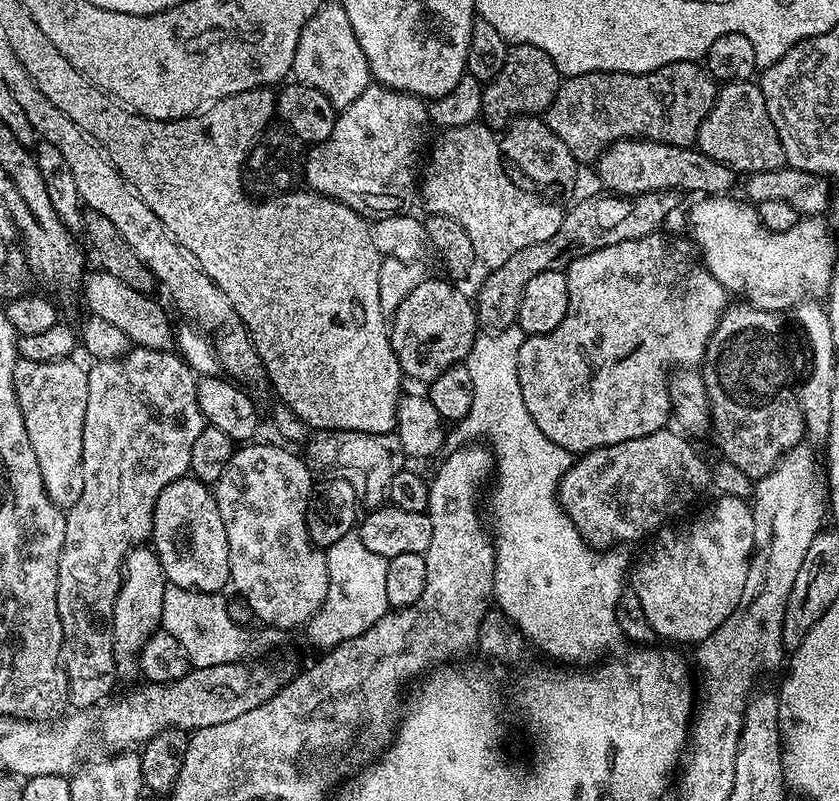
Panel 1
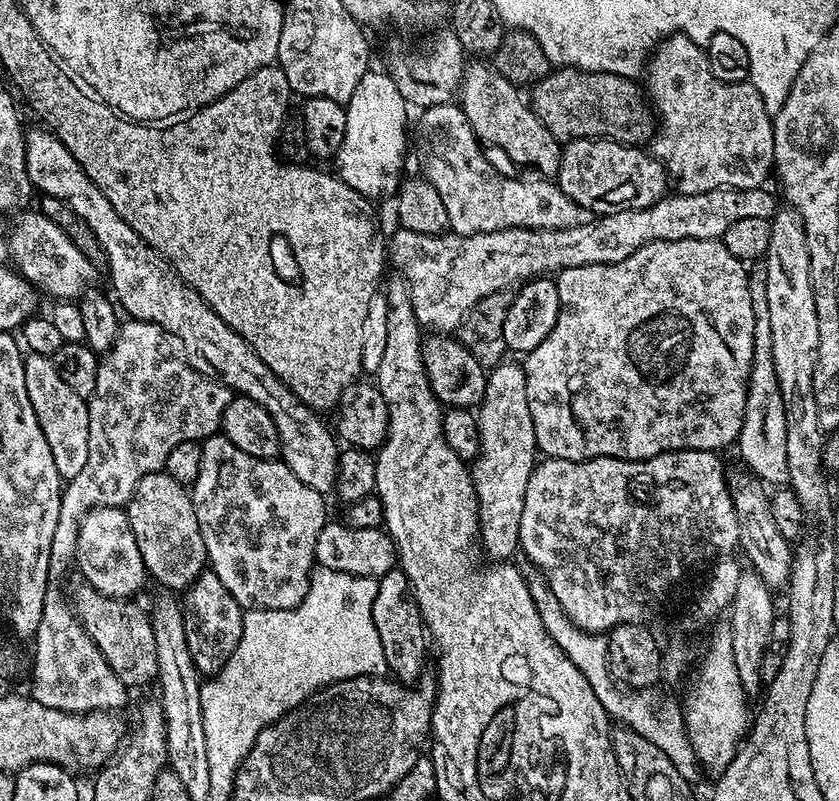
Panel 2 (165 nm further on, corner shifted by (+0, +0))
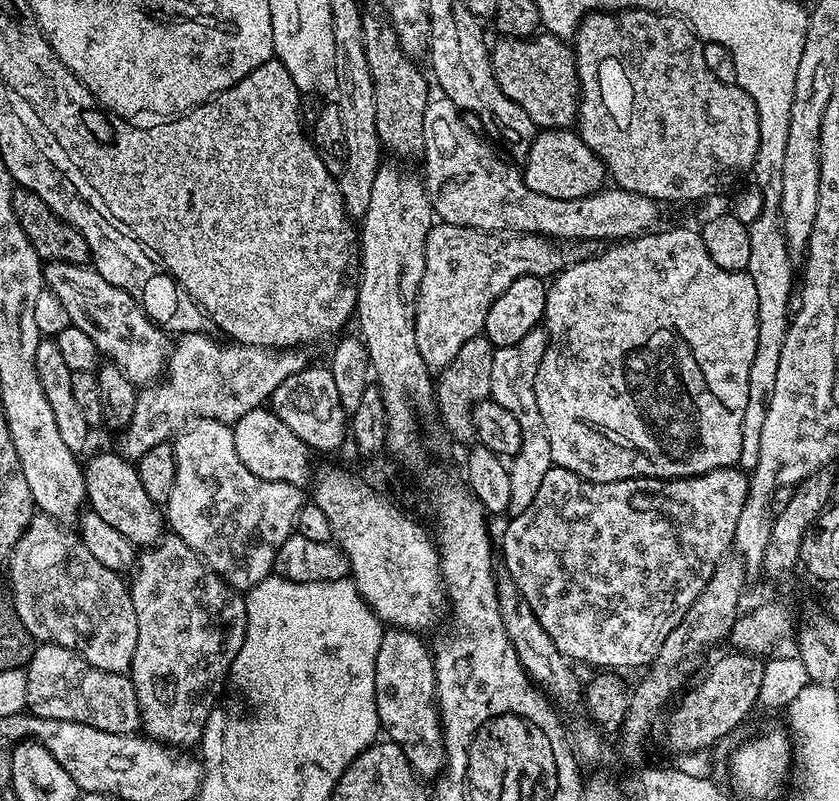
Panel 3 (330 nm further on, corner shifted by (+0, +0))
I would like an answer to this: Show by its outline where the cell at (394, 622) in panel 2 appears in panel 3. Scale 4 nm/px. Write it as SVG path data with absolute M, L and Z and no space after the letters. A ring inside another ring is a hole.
M389 627L385 631L374 670L376 709L383 735L404 751L417 776L436 778L446 763L444 733L436 702L434 656L420 640L423 639L417 633L405 632L403 628Z

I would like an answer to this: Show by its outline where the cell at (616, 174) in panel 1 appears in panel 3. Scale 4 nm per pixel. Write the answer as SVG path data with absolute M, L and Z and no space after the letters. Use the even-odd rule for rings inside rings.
M566 128L537 131L530 154L522 162L522 175L530 190L562 201L588 197L601 191L608 180L607 168L590 150L590 146L582 142L579 131Z

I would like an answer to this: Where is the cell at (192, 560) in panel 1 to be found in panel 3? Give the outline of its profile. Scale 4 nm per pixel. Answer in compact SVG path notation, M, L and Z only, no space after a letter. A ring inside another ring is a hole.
M119 451L100 452L92 456L83 465L84 485L88 491L86 497L91 511L96 512L103 521L114 526L135 546L151 546L165 535L166 516L161 505L154 503L150 494L146 494L146 486L142 486L142 478L138 478L135 463L125 460Z

